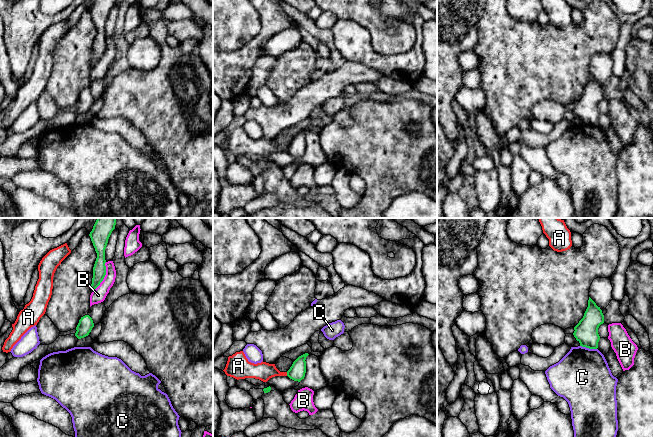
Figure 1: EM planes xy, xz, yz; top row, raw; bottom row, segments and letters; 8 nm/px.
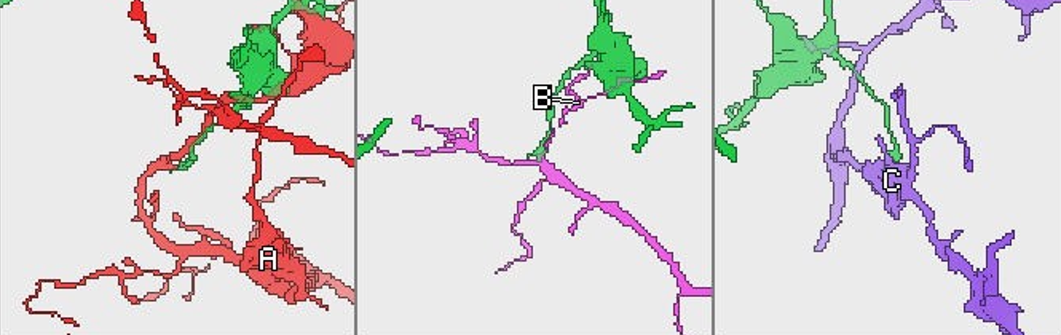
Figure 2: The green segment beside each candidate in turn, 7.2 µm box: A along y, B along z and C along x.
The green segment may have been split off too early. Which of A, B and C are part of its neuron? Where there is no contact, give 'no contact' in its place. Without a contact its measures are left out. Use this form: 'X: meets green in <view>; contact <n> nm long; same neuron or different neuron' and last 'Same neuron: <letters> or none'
A: meets green in xz; contact 30 nm long; different neuron
B: meets green in xy; contact 260 nm long; different neuron
C: meets green in yz; contact 140 nm long; different neuron
Same neuron: none

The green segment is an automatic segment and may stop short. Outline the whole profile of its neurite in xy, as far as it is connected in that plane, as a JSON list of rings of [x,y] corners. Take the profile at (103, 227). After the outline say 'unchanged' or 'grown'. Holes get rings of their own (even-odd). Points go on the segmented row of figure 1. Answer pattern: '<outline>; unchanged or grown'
[[[97,218],[89,234],[97,253],[93,267],[92,290],[95,290],[100,285],[106,275],[105,249],[111,233],[115,229],[115,225],[116,218]]]; unchanged

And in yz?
[[[589,297],[588,307],[583,318],[574,327],[574,337],[580,346],[589,349],[597,349],[600,336],[598,328],[604,323],[604,315],[600,307]]]; unchanged

